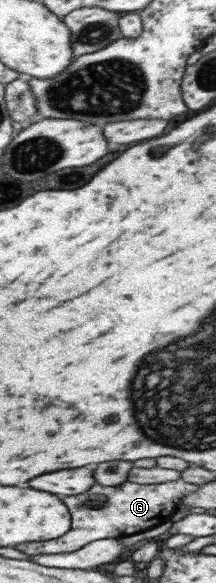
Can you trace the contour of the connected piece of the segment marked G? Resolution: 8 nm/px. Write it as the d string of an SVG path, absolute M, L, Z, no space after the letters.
M184 479L168 481L168 483L156 483L144 485L130 481L116 488L100 486L90 487L86 493L75 496L66 496L62 501L68 505L70 515L74 519L74 529L66 533L66 537L60 537L58 541L44 541L44 543L26 543L16 545L18 551L24 551L28 555L40 555L40 553L72 553L86 547L89 543L110 538L120 538L126 535L140 533L156 525L162 525L170 518L183 499L196 492L199 486L191 484Z

